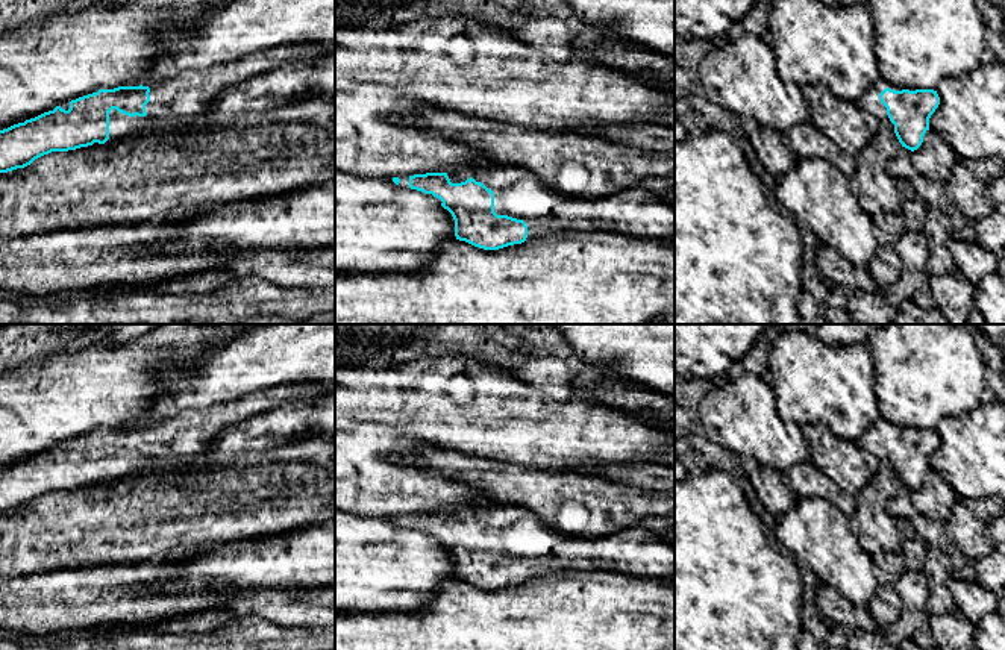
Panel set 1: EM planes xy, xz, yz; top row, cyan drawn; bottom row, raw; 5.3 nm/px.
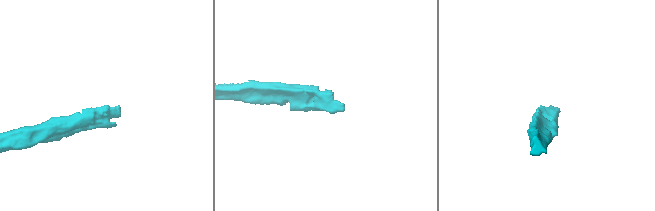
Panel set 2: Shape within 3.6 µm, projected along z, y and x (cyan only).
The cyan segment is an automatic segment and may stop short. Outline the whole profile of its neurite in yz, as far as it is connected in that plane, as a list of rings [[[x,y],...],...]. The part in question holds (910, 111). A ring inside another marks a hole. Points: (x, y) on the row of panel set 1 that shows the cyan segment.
[[[884,79],[876,80],[858,102],[879,129],[894,132],[902,147],[911,152],[922,145],[938,105],[934,89],[903,89]]]

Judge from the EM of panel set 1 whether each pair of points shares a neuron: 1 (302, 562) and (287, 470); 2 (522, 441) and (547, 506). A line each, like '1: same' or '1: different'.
1: different
2: different

